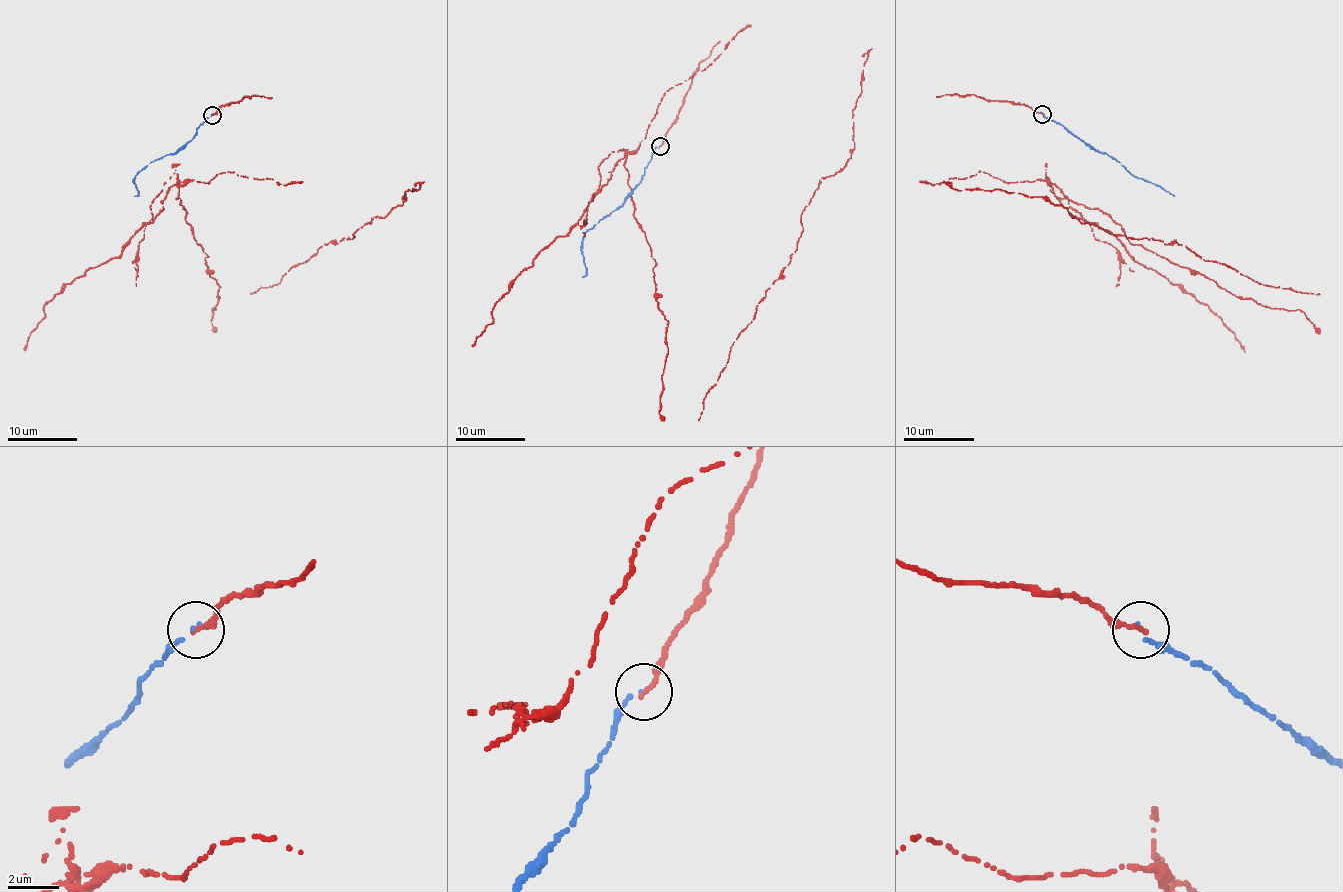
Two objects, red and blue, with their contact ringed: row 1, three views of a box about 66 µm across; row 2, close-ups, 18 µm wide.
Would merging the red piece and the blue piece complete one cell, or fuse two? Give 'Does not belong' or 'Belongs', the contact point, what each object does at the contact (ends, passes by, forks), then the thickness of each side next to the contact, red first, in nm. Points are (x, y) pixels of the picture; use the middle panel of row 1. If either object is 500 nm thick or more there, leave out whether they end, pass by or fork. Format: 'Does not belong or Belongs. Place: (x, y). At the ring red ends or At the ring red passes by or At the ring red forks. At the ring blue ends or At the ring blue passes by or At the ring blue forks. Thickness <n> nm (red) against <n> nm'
Does not belong. Place: (660, 146). At the ring red ends. At the ring blue ends. Thickness 200 nm (red) against 150 nm

